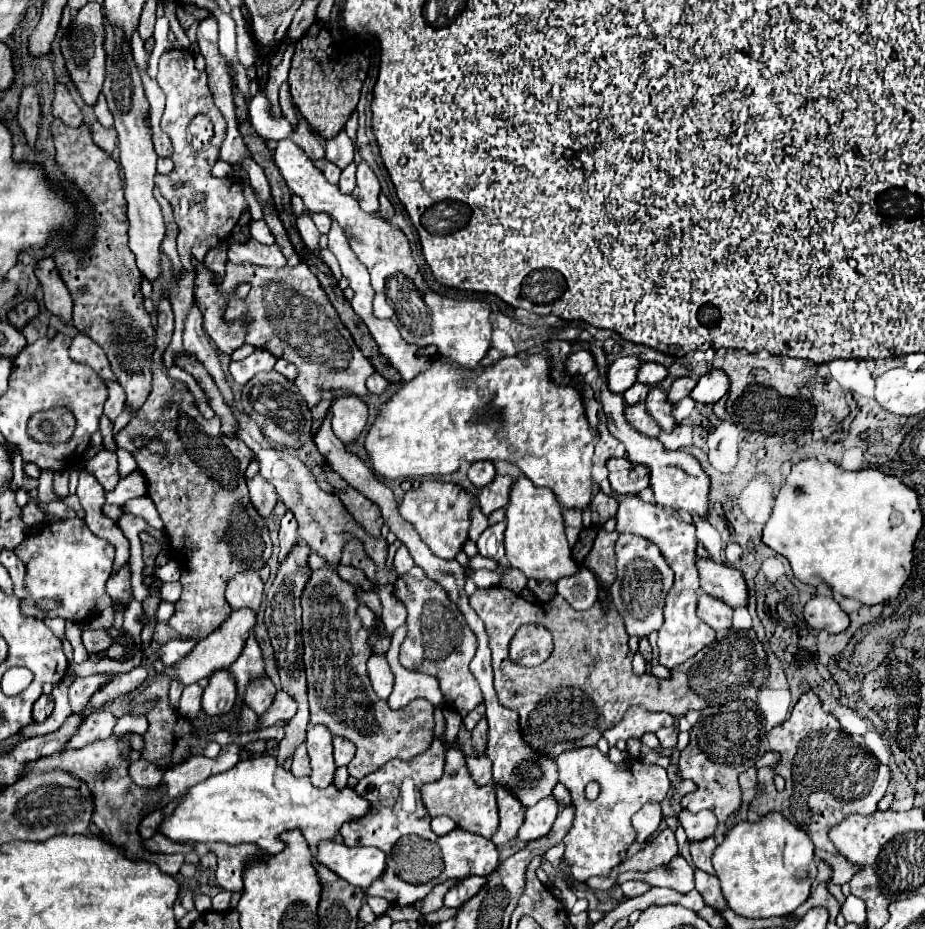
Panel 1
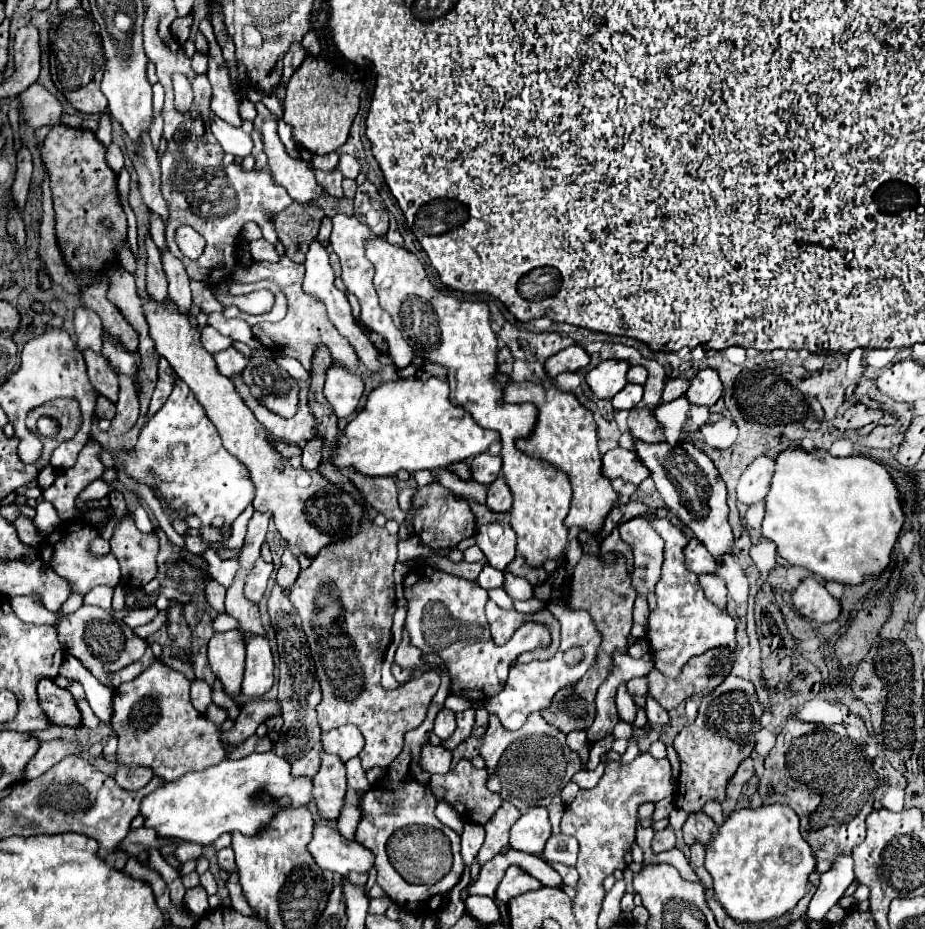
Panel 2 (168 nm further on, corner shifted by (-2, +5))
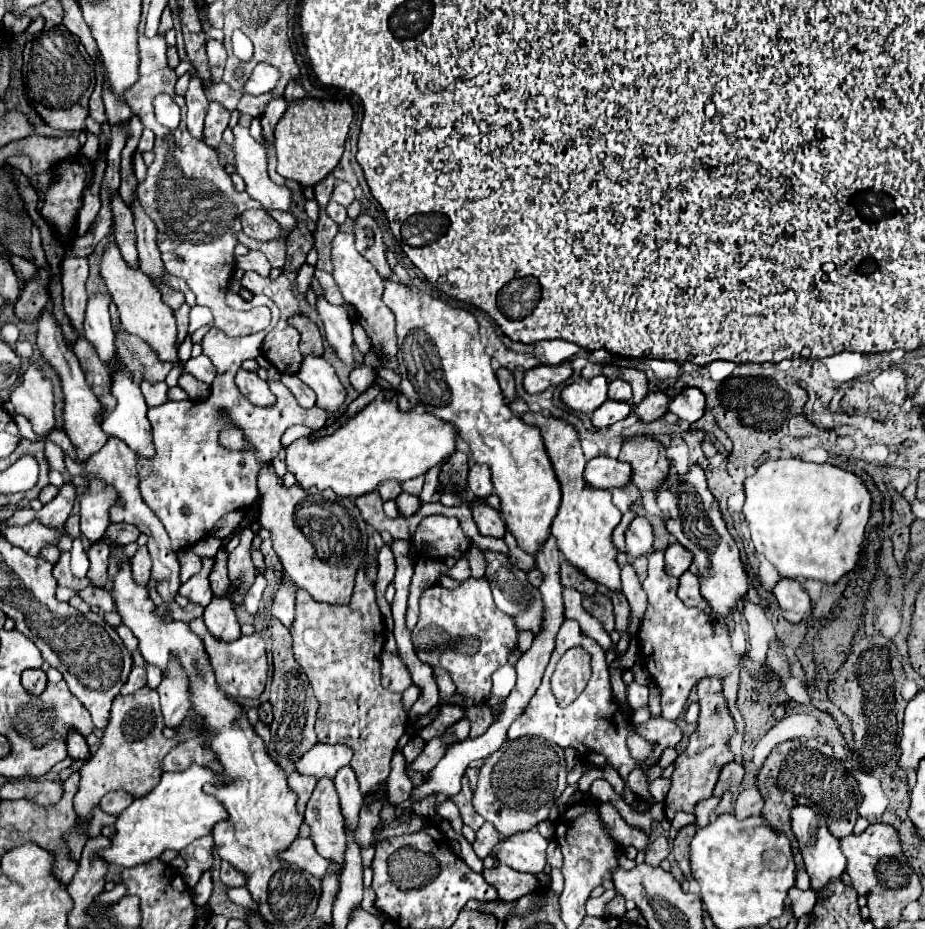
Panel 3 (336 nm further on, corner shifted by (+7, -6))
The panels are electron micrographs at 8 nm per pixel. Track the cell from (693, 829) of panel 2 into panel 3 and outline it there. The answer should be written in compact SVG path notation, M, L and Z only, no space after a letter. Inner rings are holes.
M676 812L674 820L672 820L672 826L670 826L670 838L676 838L678 830L684 828L686 824L692 824L694 822L694 814L686 814L686 812Z

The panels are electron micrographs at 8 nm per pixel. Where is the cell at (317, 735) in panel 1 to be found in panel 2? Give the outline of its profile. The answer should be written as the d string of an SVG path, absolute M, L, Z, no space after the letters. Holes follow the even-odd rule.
M319 751L321 769L313 777L313 797L321 817L337 819L345 795L345 765L339 757Z

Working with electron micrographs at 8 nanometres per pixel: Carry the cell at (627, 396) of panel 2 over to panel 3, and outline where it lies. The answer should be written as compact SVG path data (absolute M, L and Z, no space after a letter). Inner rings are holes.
M606 400L598 410L594 410L592 424L594 424L594 428L606 428L606 426L618 422L618 420L624 420L630 412L632 412L630 404Z

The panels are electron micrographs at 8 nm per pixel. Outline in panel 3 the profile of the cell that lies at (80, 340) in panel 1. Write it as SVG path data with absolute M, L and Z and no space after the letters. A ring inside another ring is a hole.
M66 258L62 262L62 288L64 288L64 310L70 316L74 328L82 334L84 310L86 310L86 278L88 278L88 260L86 258Z

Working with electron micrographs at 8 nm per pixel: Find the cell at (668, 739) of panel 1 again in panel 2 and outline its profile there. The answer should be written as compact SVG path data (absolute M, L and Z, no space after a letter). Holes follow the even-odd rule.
M647 695L645 711L647 711L647 721L649 721L649 725L653 725L653 727L661 727L661 729L665 729L665 727L671 723L669 713L667 713L667 711L665 711L653 697L649 697L649 695Z

